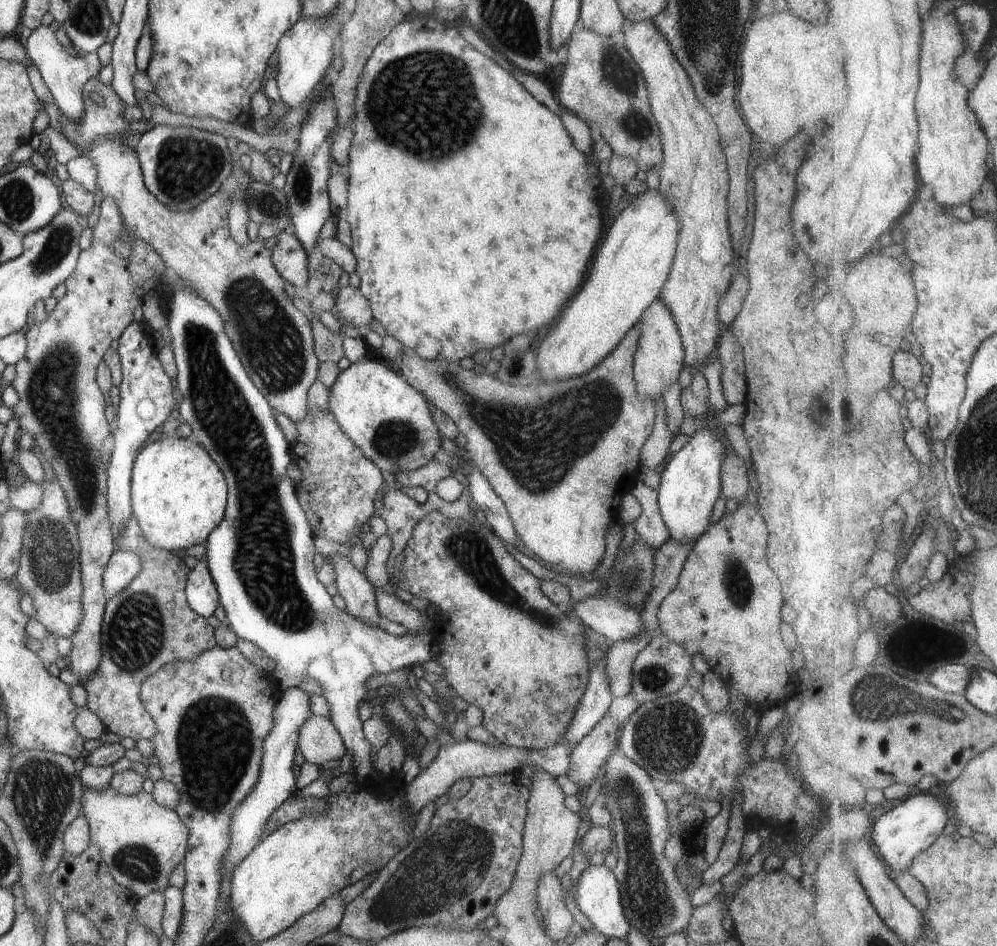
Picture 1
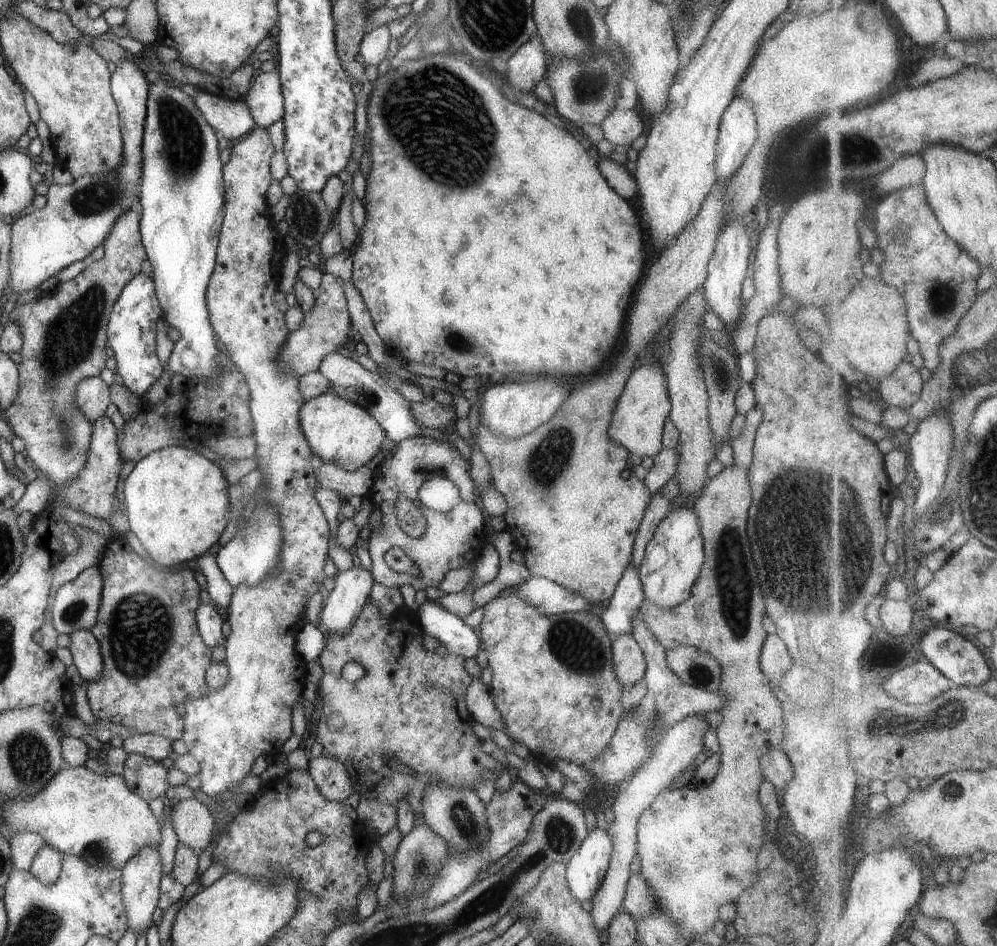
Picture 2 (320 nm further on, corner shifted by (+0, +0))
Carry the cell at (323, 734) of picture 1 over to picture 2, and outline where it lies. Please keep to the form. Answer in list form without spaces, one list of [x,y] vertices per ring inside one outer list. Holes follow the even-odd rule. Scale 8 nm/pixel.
[[[321,754],[311,757],[306,768],[318,791],[328,801],[342,802],[352,793],[348,771],[339,761]]]

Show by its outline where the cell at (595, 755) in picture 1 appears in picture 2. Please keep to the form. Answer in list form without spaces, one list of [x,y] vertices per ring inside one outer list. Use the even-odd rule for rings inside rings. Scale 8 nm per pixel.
[[[630,634],[611,639],[612,661],[615,676],[625,689],[644,678],[646,662],[641,649]]]

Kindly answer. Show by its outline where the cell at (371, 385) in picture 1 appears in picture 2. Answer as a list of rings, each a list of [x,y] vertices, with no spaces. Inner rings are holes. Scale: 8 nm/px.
[[[327,392],[303,401],[298,410],[298,423],[313,456],[323,463],[333,463],[344,471],[351,472],[365,465],[377,451],[383,450],[388,444],[382,426],[363,407]]]

